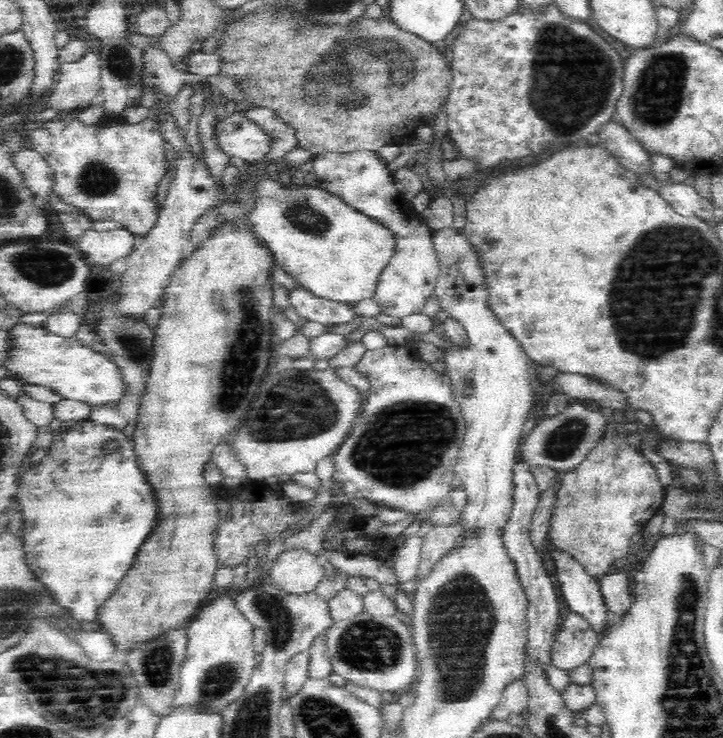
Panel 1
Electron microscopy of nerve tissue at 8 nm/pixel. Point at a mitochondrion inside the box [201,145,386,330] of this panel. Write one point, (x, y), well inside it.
(309, 220)

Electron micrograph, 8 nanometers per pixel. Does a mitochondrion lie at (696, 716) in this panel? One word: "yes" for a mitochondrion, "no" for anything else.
yes

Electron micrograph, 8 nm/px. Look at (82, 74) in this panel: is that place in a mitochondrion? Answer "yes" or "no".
no

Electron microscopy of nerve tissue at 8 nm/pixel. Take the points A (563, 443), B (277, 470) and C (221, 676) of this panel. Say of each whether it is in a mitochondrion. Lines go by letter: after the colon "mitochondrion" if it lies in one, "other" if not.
A: mitochondrion
B: other
C: mitochondrion

